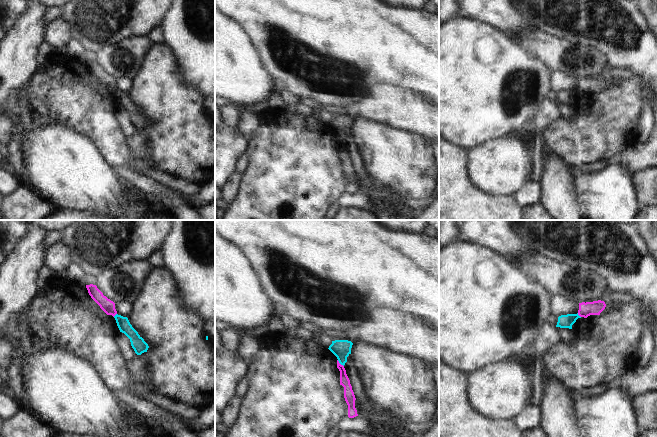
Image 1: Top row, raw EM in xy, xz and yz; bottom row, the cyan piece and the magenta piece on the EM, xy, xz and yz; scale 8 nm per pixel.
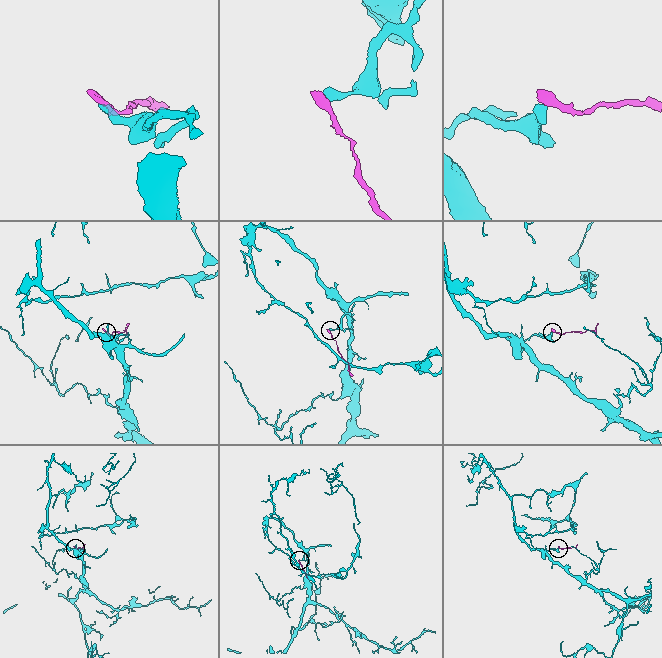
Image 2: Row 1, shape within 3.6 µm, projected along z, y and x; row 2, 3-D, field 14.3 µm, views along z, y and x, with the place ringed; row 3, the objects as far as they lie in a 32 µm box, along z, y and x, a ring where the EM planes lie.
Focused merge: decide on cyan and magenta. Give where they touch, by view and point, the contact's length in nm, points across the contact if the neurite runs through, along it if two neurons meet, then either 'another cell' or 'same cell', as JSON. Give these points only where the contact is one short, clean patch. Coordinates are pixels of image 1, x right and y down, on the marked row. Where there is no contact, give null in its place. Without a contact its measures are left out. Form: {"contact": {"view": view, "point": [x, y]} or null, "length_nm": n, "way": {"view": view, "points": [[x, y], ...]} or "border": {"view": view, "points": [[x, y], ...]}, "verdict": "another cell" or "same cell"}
{"contact": {"view": "xz", "point": [340, 363]}, "length_nm": 80, "border": {"view": "xz", "points": [[337, 360], [343, 366]]}, "verdict": "another cell"}

